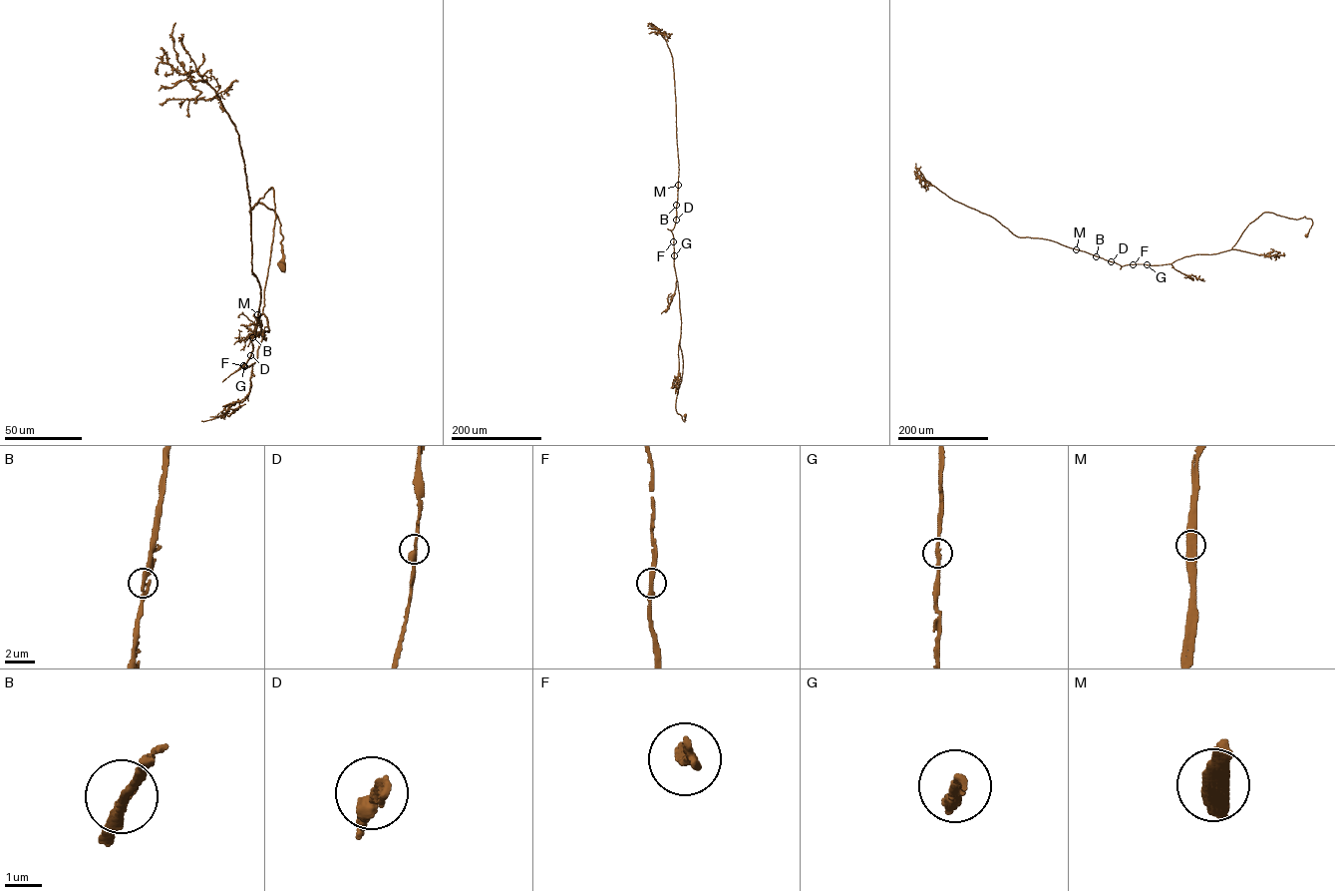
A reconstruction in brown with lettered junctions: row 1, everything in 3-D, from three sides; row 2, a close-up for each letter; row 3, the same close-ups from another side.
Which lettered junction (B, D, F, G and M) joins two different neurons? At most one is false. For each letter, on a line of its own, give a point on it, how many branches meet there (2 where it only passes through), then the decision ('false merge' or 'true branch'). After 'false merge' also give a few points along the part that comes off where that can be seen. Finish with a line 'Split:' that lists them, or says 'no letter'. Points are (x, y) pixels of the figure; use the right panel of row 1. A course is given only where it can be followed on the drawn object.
B: at (1096, 256); 2 branches meet; true branch
D: at (1111, 261); 2 branches meet; true branch
F: at (1133, 264); 2 branches meet; true branch
G: at (1147, 264); 2 branches meet; true branch
M: at (1076, 249); 2 branches meet; true branch
Split: no letter

